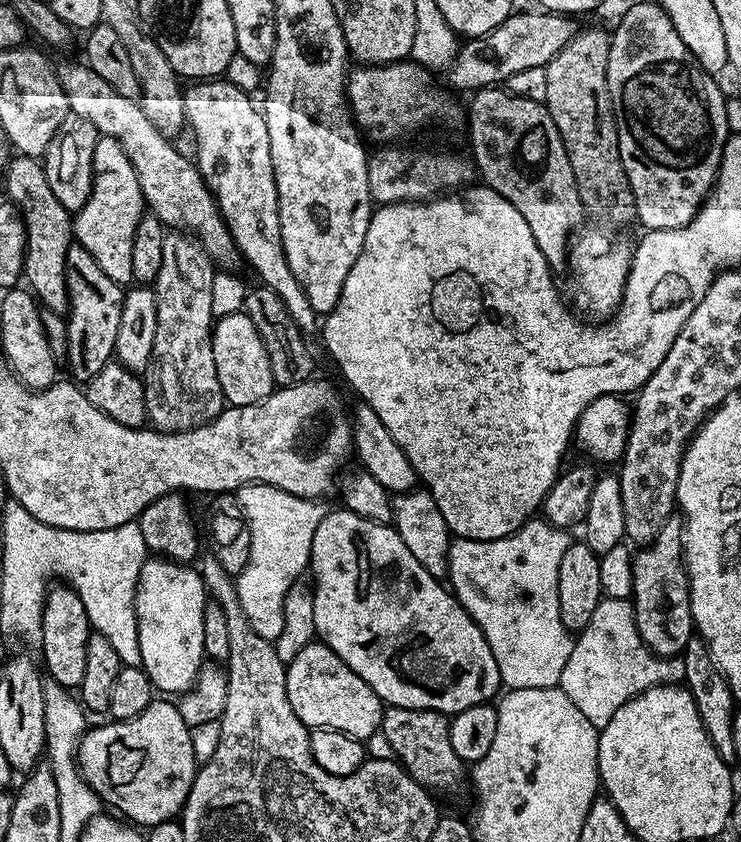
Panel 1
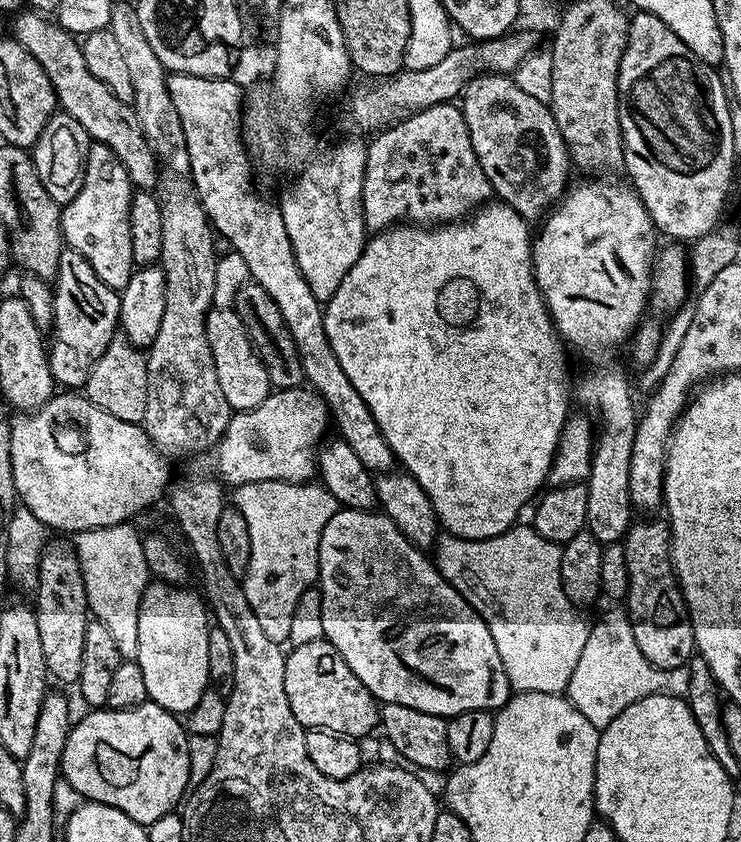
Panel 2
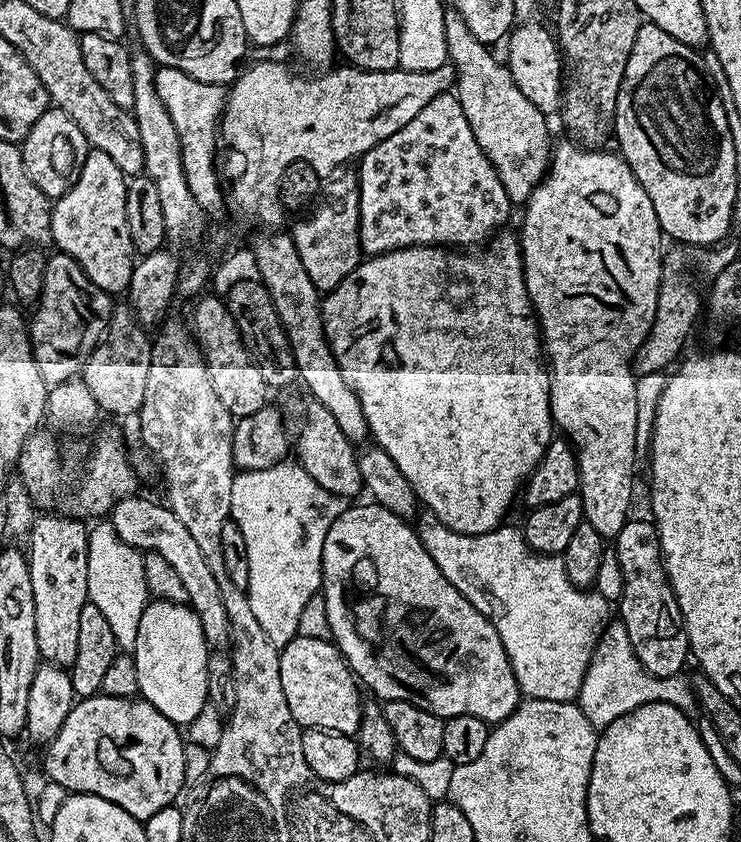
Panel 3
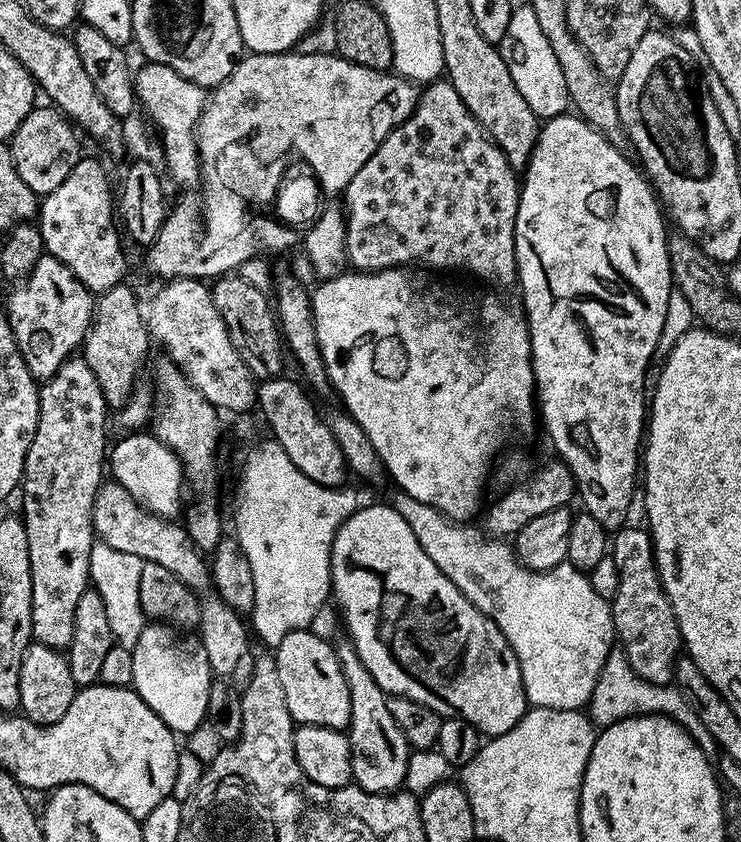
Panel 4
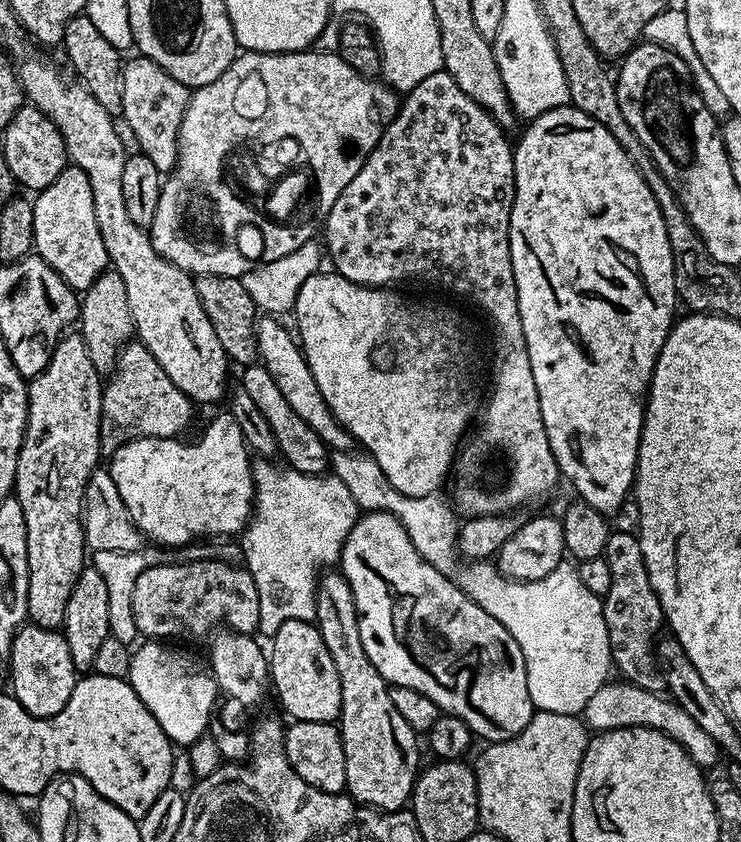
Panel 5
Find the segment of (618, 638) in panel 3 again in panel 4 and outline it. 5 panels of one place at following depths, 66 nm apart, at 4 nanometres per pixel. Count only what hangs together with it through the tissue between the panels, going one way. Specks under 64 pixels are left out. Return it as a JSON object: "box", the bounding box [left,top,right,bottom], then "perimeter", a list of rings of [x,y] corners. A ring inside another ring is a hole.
{"box":[586,650,718,759],"perimeter":[[[613,650],[606,658],[602,666],[602,674],[598,674],[598,682],[594,682],[594,692],[586,708],[590,721],[598,728],[608,727],[635,712],[668,716],[676,724],[681,724],[687,733],[698,742],[699,748],[708,759],[713,759],[717,755],[718,749],[710,735],[710,730],[707,730],[706,726],[699,721],[698,714],[694,713],[687,697],[684,697],[675,685],[646,682],[646,678],[639,676],[630,666],[623,651]]]}

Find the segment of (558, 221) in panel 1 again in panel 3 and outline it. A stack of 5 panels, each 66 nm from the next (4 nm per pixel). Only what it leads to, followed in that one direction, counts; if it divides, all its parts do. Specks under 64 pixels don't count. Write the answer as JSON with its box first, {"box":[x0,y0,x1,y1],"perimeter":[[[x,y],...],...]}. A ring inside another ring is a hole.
{"box":[444,6,554,205],"perimeter":[[[448,6],[444,10],[444,29],[446,30],[446,46],[448,59],[456,70],[454,94],[462,106],[462,114],[466,114],[466,122],[470,122],[470,130],[474,130],[474,138],[478,138],[478,146],[490,158],[498,178],[502,178],[502,186],[506,186],[506,194],[512,199],[513,205],[523,205],[530,198],[545,176],[548,175],[548,166],[552,159],[554,139],[548,133],[549,117],[522,90],[518,90],[518,82],[510,74],[507,63],[496,61],[496,56],[489,45],[478,42],[474,34],[470,34],[470,26],[466,26],[464,16],[459,7]]]}

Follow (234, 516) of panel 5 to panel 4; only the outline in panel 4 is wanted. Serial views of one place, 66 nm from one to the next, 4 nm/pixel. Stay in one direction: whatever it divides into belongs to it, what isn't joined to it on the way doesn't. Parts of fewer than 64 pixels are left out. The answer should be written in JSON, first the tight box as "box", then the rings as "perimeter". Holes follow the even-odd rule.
{"box":[110,430,186,518],"perimeter":[[[136,430],[124,434],[120,441],[113,443],[110,448],[110,476],[115,483],[123,486],[146,510],[155,516],[176,518],[181,515],[180,491],[186,488],[184,468],[179,458],[164,445],[151,431]]]}

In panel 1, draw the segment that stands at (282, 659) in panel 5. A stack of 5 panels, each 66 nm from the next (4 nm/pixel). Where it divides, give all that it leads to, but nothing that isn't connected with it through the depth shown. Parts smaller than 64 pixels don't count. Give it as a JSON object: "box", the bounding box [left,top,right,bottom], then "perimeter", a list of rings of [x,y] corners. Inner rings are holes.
{"box":[286,642,386,742],"perimeter":[[[323,642],[307,644],[298,653],[298,658],[290,661],[286,667],[288,670],[286,694],[290,698],[290,706],[294,706],[294,714],[298,714],[298,718],[309,730],[313,728],[342,730],[361,742],[368,742],[375,732],[377,735],[381,731],[386,707],[384,701],[378,698],[378,694],[374,694],[374,690],[370,690],[370,686],[366,686],[366,682],[362,682],[362,678],[358,678],[358,674],[354,674],[354,670],[350,670],[350,666],[346,666],[346,662],[342,662],[342,658],[338,658],[333,648]]]}

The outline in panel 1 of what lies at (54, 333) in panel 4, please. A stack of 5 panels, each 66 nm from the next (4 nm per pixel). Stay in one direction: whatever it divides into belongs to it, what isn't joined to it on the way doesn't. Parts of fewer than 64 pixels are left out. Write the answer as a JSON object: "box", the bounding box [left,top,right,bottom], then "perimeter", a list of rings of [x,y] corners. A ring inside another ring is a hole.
{"box":[66,242,125,382],"perimeter":[[[73,242],[66,254],[66,286],[68,287],[68,358],[66,368],[72,371],[71,379],[76,382],[87,382],[102,370],[113,359],[116,351],[116,339],[118,338],[118,322],[122,318],[122,302],[124,301],[125,289],[114,282],[102,271],[102,266],[94,262],[90,250]]]}

